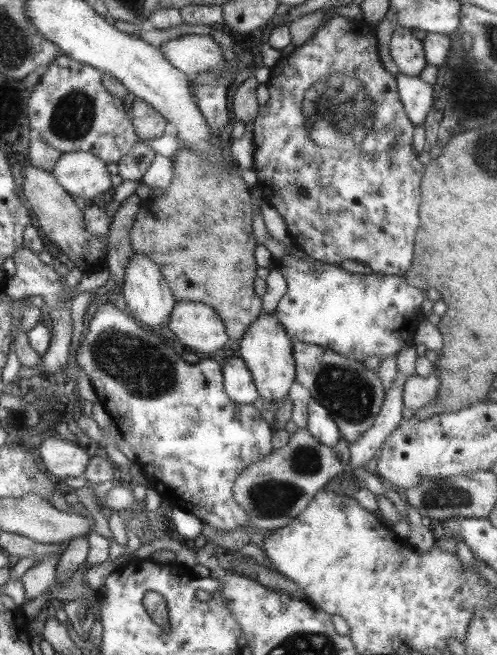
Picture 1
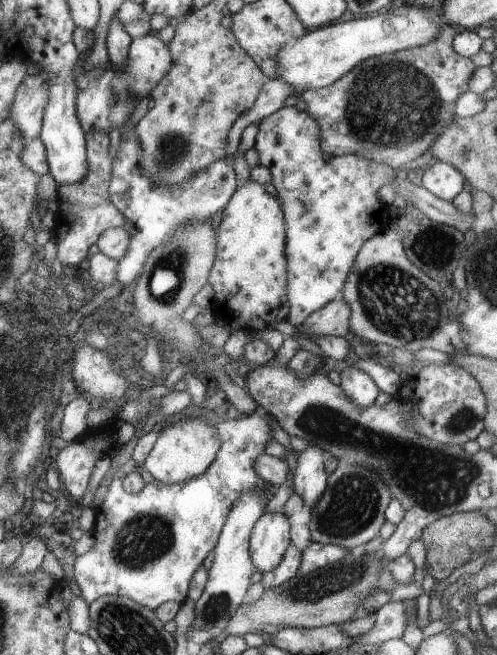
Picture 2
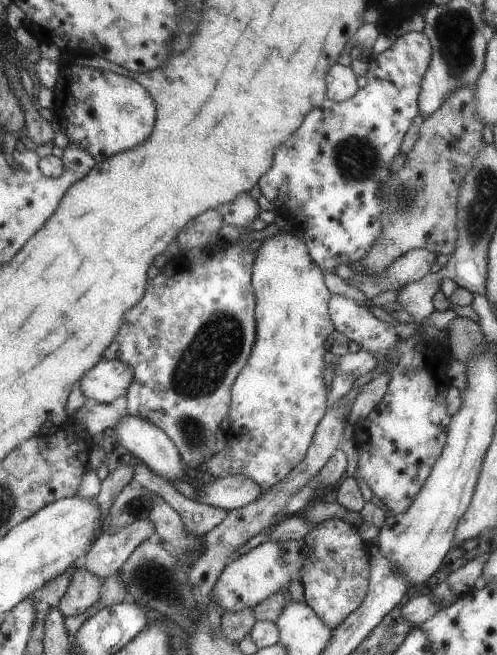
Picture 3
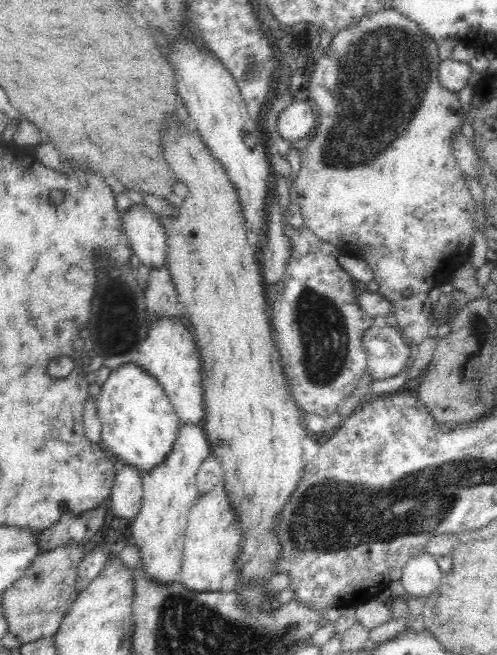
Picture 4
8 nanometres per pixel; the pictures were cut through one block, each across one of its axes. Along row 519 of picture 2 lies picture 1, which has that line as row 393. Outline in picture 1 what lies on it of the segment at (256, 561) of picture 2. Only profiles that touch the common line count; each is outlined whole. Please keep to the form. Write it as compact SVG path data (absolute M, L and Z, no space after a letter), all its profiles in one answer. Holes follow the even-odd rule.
M261 313L255 321L249 324L241 340L234 346L234 351L243 359L245 367L251 373L251 380L257 389L257 395L263 401L278 404L288 396L289 387L294 382L295 361L291 355L289 337L285 335L283 325L277 321L274 314Z

